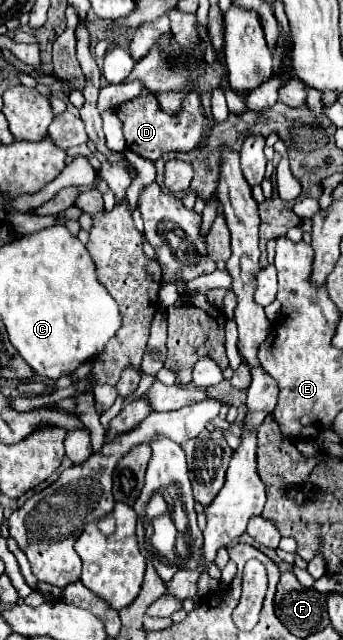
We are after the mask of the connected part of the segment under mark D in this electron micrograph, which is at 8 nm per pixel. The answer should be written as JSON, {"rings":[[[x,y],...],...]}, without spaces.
{"rings":[[[144,89],[136,99],[118,105],[116,115],[124,123],[124,137],[126,137],[128,149],[138,153],[144,159],[150,159],[150,161],[158,161],[164,153],[170,153],[170,151],[188,153],[188,151],[196,149],[202,141],[204,125],[206,125],[206,117],[202,113],[202,103],[200,103],[198,93],[188,93],[180,115],[170,117],[158,107],[154,93]]]}

